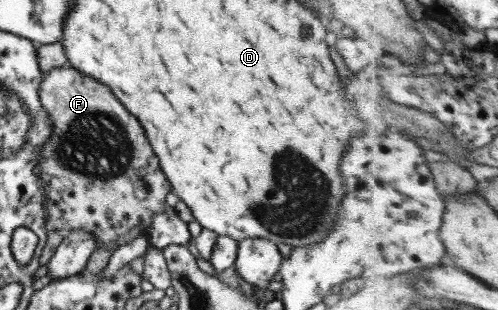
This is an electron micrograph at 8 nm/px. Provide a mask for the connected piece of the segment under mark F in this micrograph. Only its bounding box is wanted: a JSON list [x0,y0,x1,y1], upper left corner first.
[33,66,171,251]

